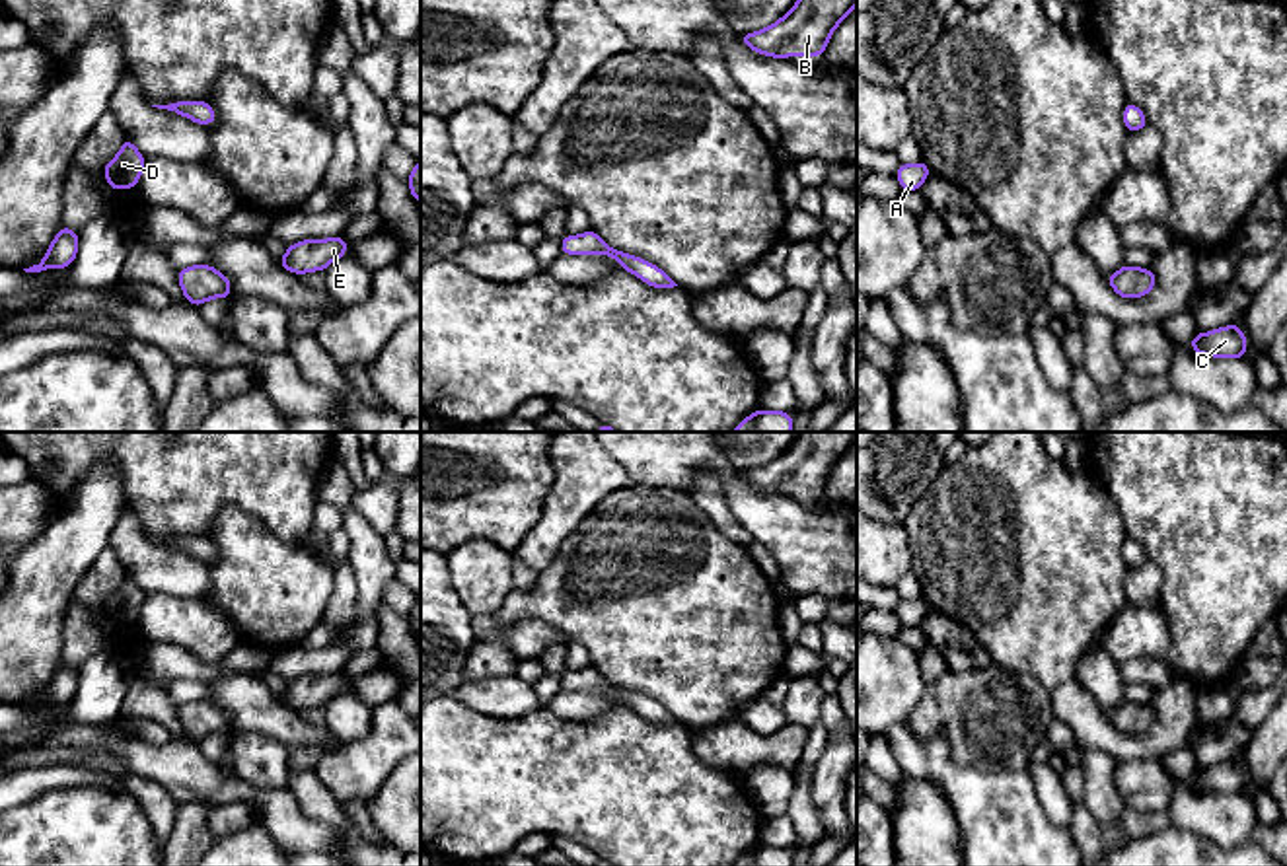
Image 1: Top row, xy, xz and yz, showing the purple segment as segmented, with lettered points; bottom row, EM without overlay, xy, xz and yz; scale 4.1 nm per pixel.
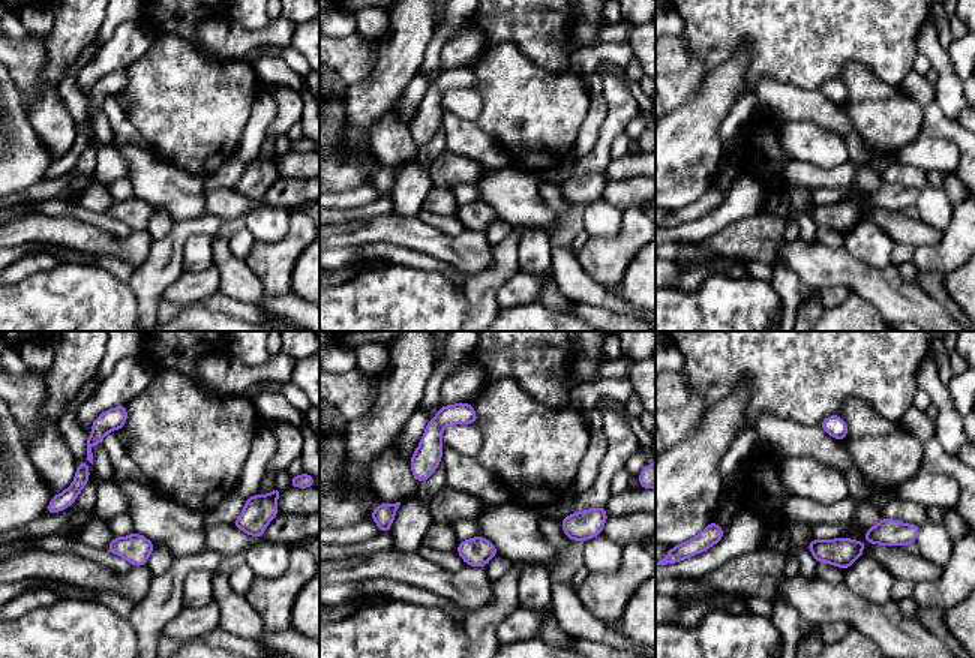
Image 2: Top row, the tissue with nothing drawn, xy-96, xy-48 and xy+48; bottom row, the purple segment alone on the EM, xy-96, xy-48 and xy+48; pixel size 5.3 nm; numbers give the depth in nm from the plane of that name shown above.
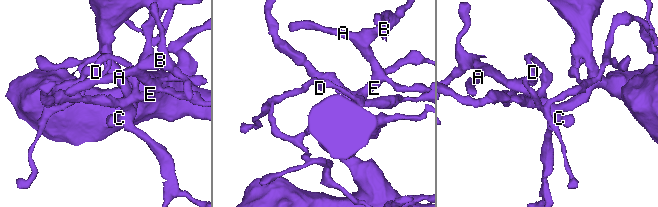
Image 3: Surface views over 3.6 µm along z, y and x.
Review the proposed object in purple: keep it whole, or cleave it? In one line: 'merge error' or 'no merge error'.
no merge error

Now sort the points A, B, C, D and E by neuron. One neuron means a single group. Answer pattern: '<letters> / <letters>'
A B C D E

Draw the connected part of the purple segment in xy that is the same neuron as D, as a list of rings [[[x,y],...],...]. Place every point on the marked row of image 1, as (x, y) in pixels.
[[[125,136],[119,154],[101,169],[111,191],[134,189],[146,158],[136,150],[136,146]]]

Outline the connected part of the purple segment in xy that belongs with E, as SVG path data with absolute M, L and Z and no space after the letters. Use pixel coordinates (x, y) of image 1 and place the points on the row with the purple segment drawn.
M343 235L327 239L304 239L288 245L286 253L276 259L280 267L294 274L325 271L333 261L341 259L350 247Z

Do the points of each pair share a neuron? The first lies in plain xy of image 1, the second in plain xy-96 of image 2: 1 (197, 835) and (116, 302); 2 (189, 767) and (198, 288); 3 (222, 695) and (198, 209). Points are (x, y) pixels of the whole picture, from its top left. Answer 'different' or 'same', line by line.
1: different
2: different
3: same

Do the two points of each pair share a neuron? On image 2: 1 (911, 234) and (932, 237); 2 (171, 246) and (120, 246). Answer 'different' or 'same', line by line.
1: same
2: different

